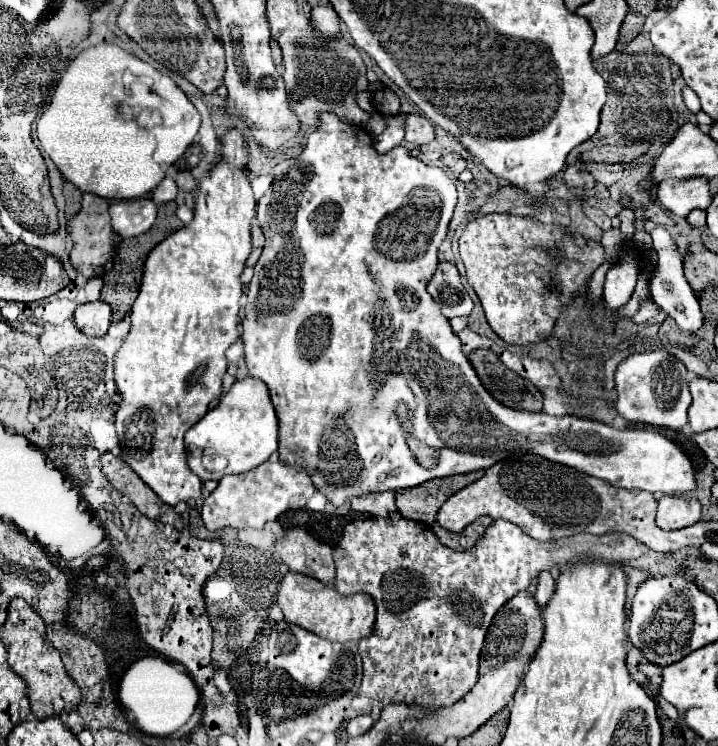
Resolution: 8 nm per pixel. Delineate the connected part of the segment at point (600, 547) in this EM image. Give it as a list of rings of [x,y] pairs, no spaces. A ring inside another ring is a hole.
[[[377,492],[377,494],[367,494],[367,496],[359,496],[359,498],[353,498],[349,502],[349,508],[353,512],[353,520],[349,524],[345,524],[343,532],[341,532],[341,538],[337,540],[337,546],[333,548],[333,556],[335,556],[335,566],[337,566],[337,578],[335,578],[335,590],[341,592],[341,594],[353,594],[353,592],[365,592],[373,598],[375,602],[375,608],[377,608],[377,620],[375,620],[375,628],[373,628],[373,636],[369,638],[363,638],[359,642],[359,654],[361,654],[361,660],[363,660],[363,684],[361,684],[361,690],[359,694],[355,696],[353,700],[353,706],[355,710],[359,712],[371,712],[375,708],[385,708],[387,704],[407,704],[407,706],[421,706],[423,710],[429,710],[429,712],[435,712],[435,710],[441,710],[441,708],[447,708],[451,704],[455,704],[455,700],[463,698],[477,682],[477,676],[479,676],[479,652],[483,648],[483,638],[485,638],[485,632],[493,620],[493,616],[497,614],[497,610],[507,602],[511,600],[517,592],[521,590],[527,590],[531,586],[531,582],[537,578],[537,574],[541,574],[543,570],[551,570],[553,566],[557,568],[565,568],[565,566],[571,566],[573,562],[577,560],[605,560],[605,562],[627,562],[627,560],[633,560],[633,558],[639,558],[643,552],[647,552],[647,546],[643,546],[639,540],[633,540],[631,536],[625,536],[625,534],[603,534],[603,536],[595,536],[595,534],[577,534],[577,536],[571,536],[571,538],[563,538],[563,540],[557,540],[557,542],[535,542],[533,538],[529,538],[523,530],[519,530],[519,526],[507,522],[507,520],[495,520],[485,536],[479,540],[479,544],[471,550],[465,550],[465,552],[455,552],[447,546],[443,546],[437,536],[433,534],[433,530],[421,522],[411,522],[411,520],[405,520],[397,508],[395,508],[395,492]]]

